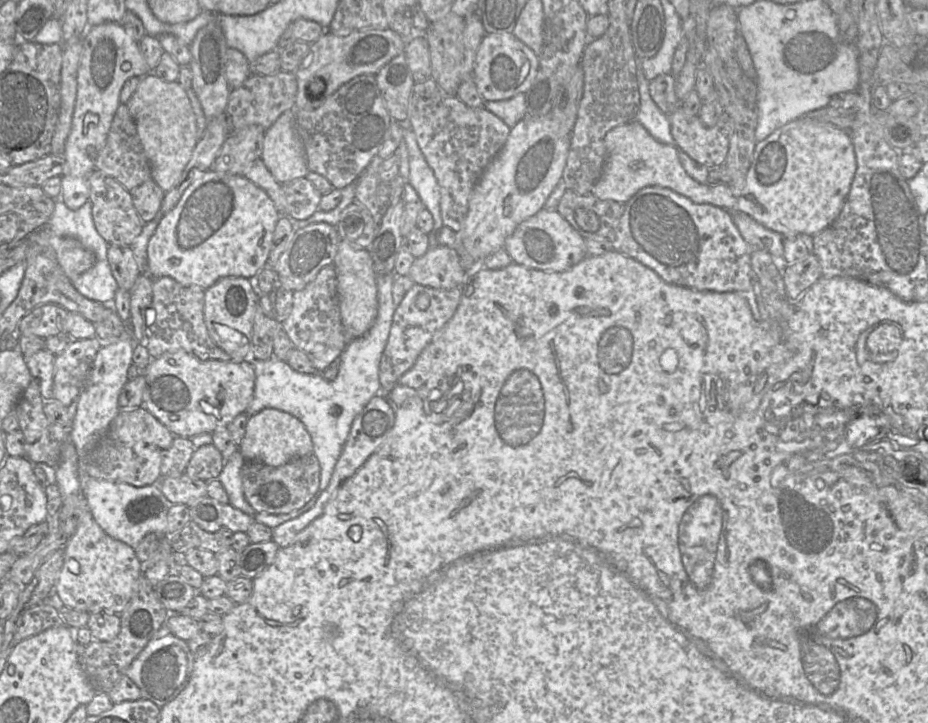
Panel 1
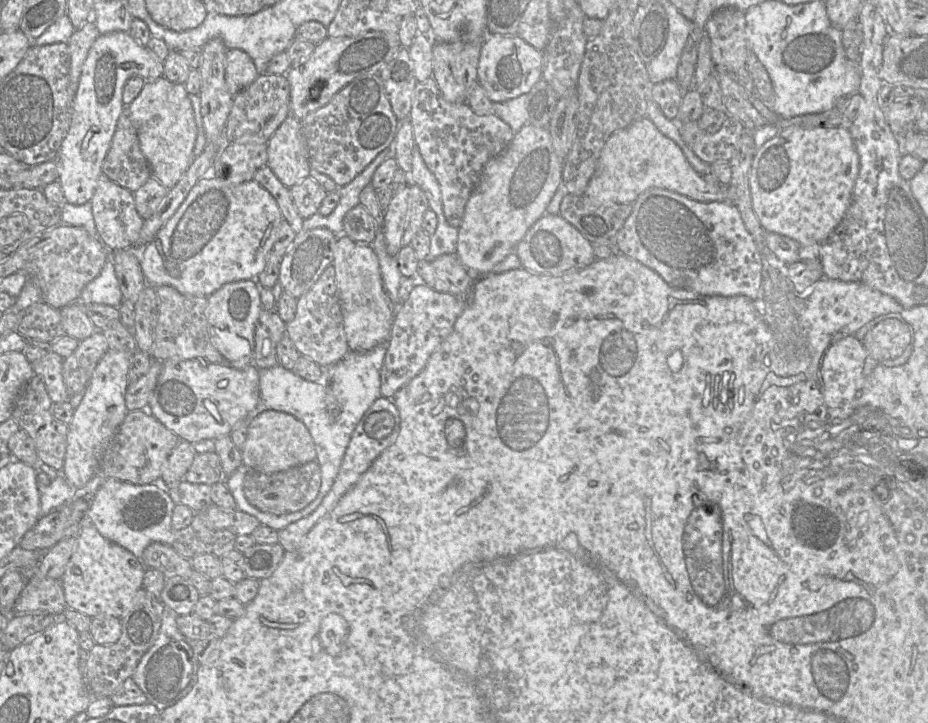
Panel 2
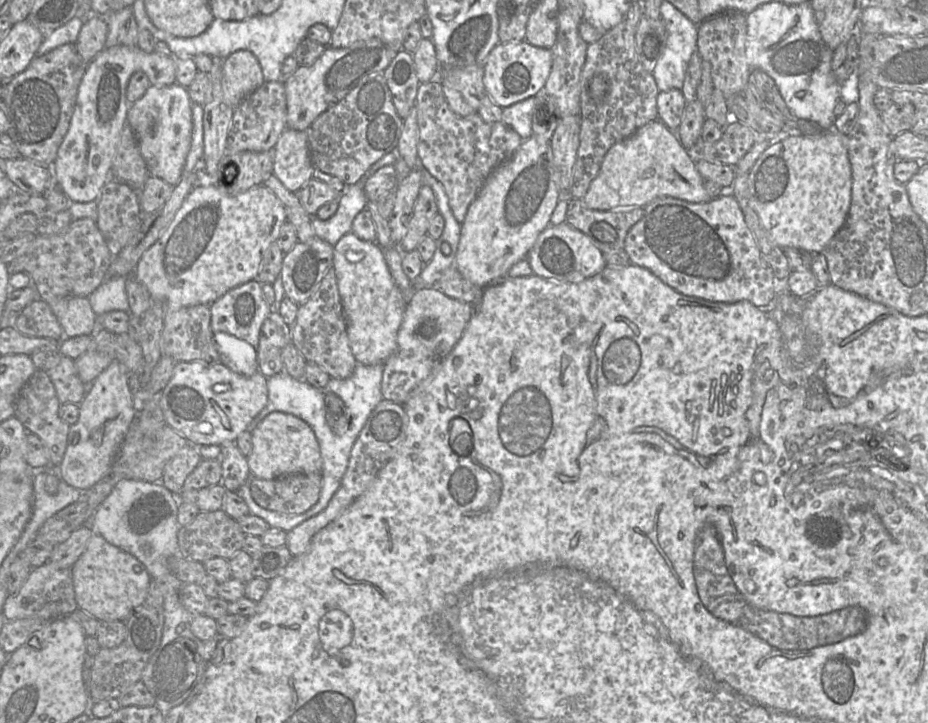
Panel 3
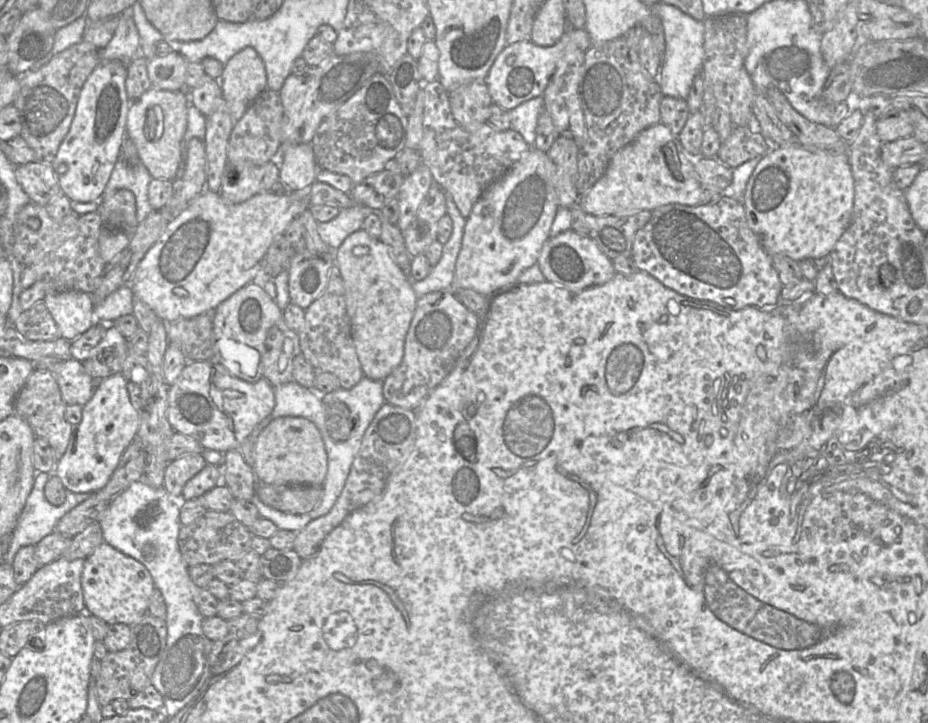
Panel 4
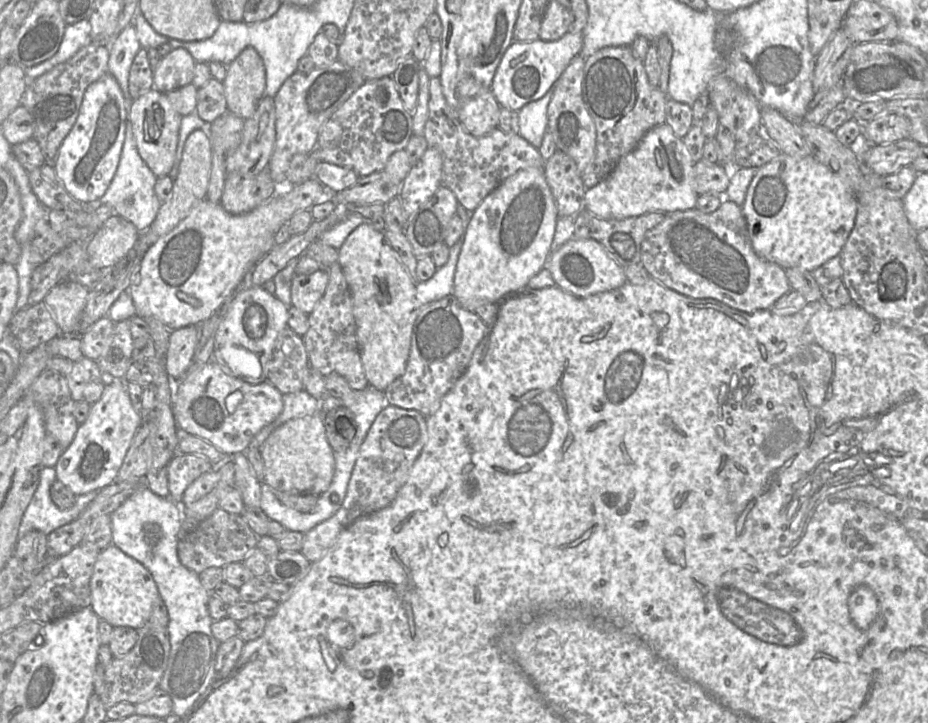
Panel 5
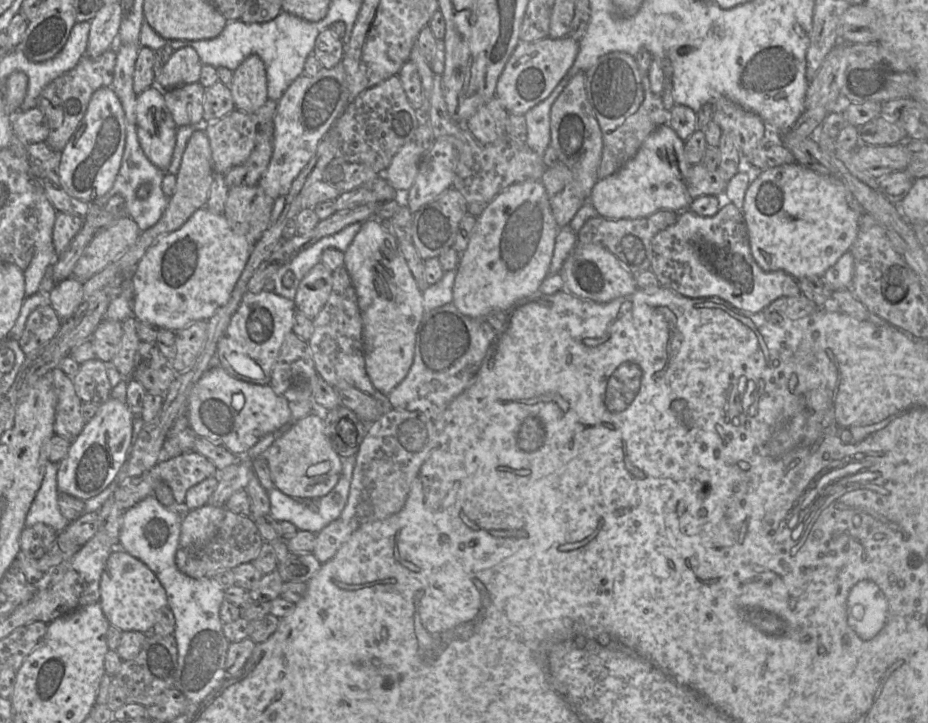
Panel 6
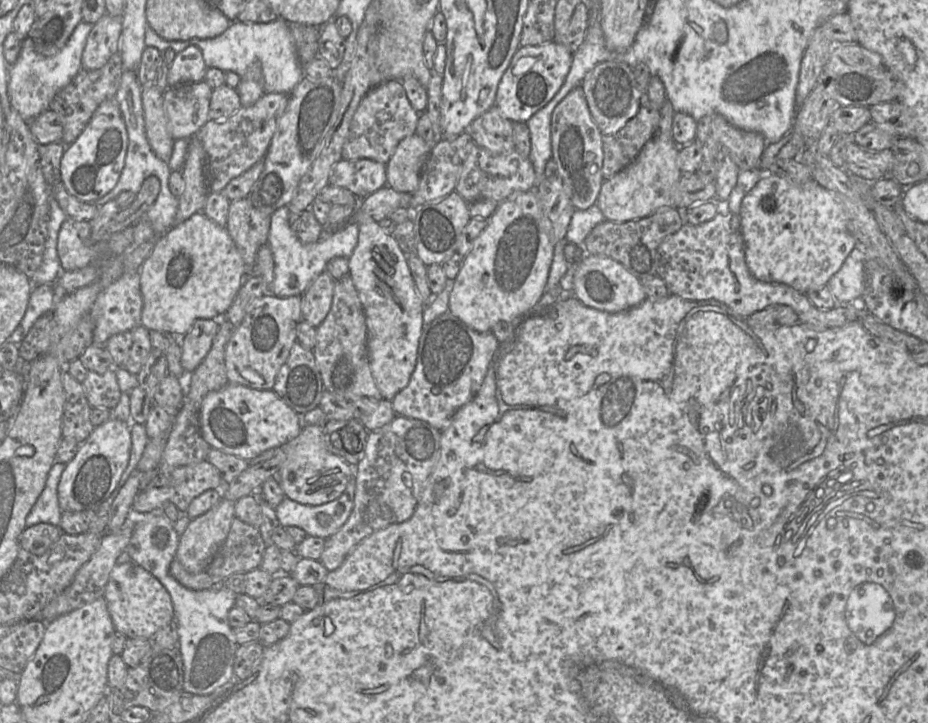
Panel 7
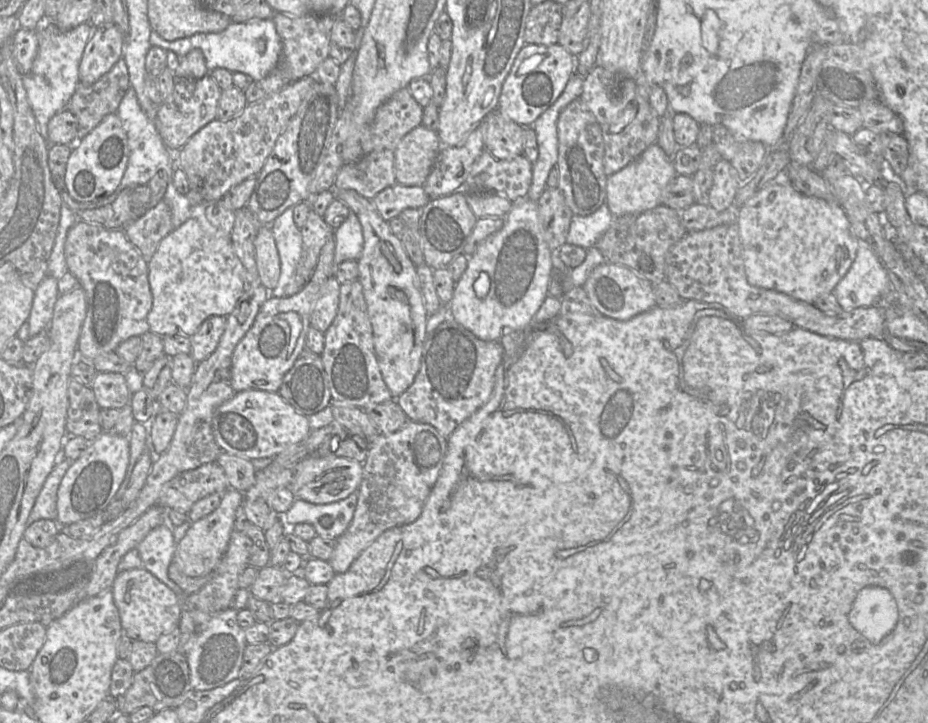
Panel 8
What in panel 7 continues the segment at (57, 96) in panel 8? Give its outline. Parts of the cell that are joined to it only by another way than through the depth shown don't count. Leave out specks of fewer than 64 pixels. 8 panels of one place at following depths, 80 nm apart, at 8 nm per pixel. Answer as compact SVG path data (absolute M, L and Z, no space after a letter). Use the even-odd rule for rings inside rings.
M81 21L69 37L65 46L54 56L44 56L35 50L30 37L23 40L20 54L15 63L8 69L8 96L12 107L27 122L30 122L42 112L49 110L55 95L66 87L82 68L82 54L86 46L88 34L92 26L89 22Z

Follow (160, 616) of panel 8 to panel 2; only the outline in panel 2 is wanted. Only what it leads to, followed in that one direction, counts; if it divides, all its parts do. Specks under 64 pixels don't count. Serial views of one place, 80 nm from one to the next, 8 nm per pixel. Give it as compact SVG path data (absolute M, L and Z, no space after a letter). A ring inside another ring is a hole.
M91 523L84 525L77 538L76 548L61 577L67 608L89 617L113 616L121 618L131 607L133 599L143 587L145 566L140 559L124 547L106 539Z

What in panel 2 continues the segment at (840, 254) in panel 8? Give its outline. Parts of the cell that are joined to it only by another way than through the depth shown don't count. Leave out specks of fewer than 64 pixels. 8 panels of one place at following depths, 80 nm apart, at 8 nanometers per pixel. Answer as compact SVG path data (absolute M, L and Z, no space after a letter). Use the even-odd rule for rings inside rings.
M788 127L764 143L755 153L749 176L752 206L766 232L777 233L800 245L820 244L843 221L859 172L859 156L845 128Z

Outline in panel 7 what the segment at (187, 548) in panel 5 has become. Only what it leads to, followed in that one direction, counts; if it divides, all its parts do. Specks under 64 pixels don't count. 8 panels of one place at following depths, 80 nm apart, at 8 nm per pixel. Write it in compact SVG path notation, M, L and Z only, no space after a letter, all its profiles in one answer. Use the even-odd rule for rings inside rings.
M236 516L233 518L229 533L207 567L199 573L190 573L174 558L169 566L169 574L184 587L191 590L208 589L220 585L222 581L233 573L247 573L258 568L262 562L266 545L259 529L249 525Z

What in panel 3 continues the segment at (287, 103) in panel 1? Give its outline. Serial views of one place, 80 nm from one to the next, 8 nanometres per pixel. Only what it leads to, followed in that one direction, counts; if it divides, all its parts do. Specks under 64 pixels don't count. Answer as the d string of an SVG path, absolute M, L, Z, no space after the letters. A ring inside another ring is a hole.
M284 80L264 82L234 109L227 137L227 152L272 151L287 128L287 105Z

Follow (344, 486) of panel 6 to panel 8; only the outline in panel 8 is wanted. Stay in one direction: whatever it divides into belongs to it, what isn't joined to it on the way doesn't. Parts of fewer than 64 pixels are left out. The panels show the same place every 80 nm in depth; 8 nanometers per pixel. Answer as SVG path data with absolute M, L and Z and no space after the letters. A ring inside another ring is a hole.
M354 491L343 500L327 504L314 504L295 499L283 515L283 520L289 526L299 523L311 524L321 538L336 540L351 523L357 501L358 491Z

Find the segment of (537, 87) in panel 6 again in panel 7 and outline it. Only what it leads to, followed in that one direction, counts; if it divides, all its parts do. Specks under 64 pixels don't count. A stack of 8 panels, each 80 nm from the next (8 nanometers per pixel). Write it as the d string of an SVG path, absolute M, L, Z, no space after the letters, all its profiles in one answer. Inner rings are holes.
M555 40L536 46L520 46L498 84L495 106L512 122L526 123L560 90L572 62L573 53Z

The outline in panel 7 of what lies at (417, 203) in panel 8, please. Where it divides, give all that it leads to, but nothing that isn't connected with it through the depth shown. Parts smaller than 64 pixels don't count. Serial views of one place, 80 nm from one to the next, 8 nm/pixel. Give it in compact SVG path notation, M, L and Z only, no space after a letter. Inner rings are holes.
M384 186L375 193L360 200L359 209L376 222L383 220L397 208L408 208L411 205L412 194L397 192L389 186Z

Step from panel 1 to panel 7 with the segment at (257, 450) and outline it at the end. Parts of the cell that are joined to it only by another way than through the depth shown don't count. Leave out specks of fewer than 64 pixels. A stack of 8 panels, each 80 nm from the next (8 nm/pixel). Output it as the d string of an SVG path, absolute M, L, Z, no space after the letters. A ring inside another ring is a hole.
M305 424L296 438L277 448L277 452L283 451L286 455L278 471L280 485L284 490L285 497L301 504L321 505L337 499L345 490L351 475L357 467L349 465L342 458L329 452L324 446L322 432L322 426Z

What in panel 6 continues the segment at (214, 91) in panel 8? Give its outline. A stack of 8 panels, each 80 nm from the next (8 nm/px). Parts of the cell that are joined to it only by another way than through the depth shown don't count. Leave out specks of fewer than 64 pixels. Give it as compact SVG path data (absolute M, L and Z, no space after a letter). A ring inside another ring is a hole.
M199 82L185 84L164 92L164 99L177 127L201 125L205 87Z

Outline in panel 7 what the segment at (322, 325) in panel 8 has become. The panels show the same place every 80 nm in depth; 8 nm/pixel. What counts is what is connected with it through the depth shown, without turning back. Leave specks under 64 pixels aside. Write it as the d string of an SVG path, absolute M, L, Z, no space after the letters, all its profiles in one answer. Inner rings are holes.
M326 270L301 295L303 321L318 327L330 311L335 281Z

